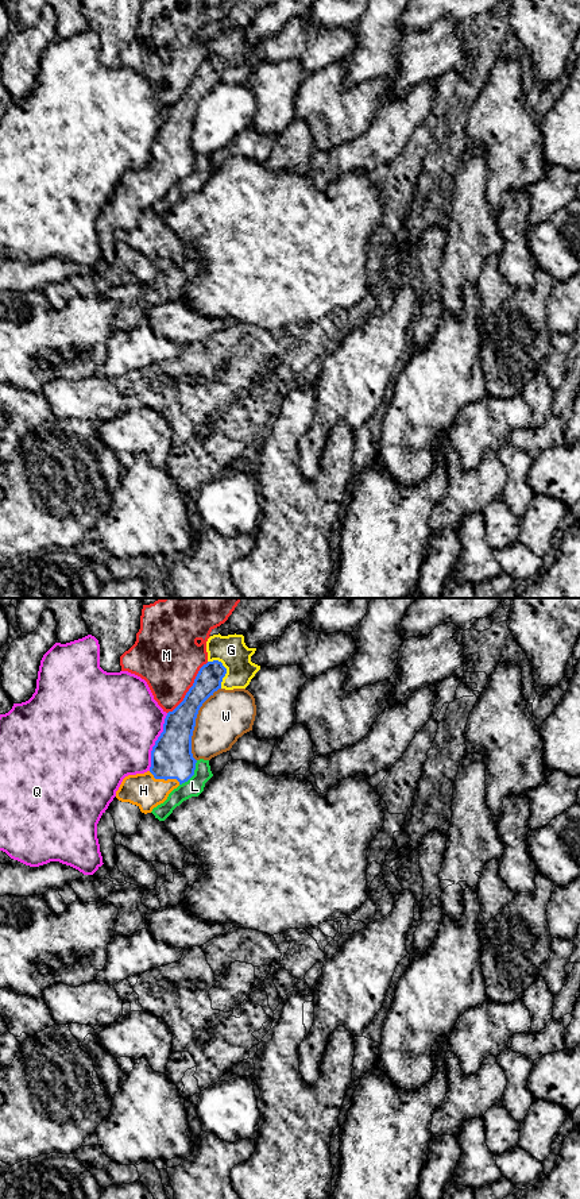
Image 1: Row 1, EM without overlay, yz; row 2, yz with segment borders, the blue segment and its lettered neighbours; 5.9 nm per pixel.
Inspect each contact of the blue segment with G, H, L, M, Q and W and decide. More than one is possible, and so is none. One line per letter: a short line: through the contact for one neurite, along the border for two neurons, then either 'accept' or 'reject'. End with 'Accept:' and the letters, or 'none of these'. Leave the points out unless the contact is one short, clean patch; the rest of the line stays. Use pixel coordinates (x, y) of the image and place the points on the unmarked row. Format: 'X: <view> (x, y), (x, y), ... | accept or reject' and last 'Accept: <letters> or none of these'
G: reject
H: accept
L: reject
M: reject
Q: reject
W: reject
Accept: H

